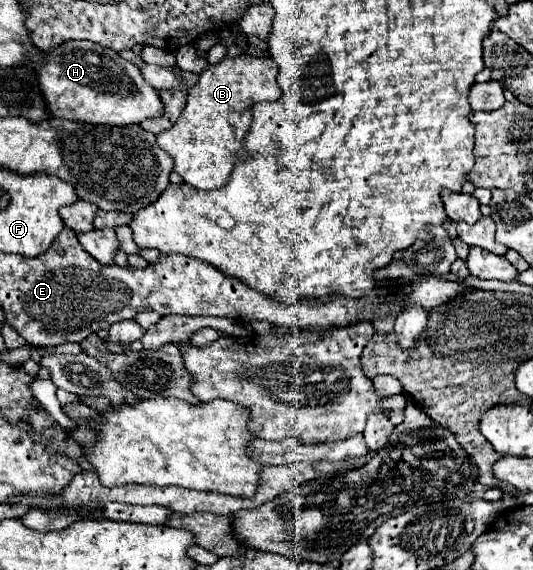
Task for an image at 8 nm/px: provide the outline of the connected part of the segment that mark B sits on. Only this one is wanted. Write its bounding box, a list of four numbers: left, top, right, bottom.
[157,56,281,190]

